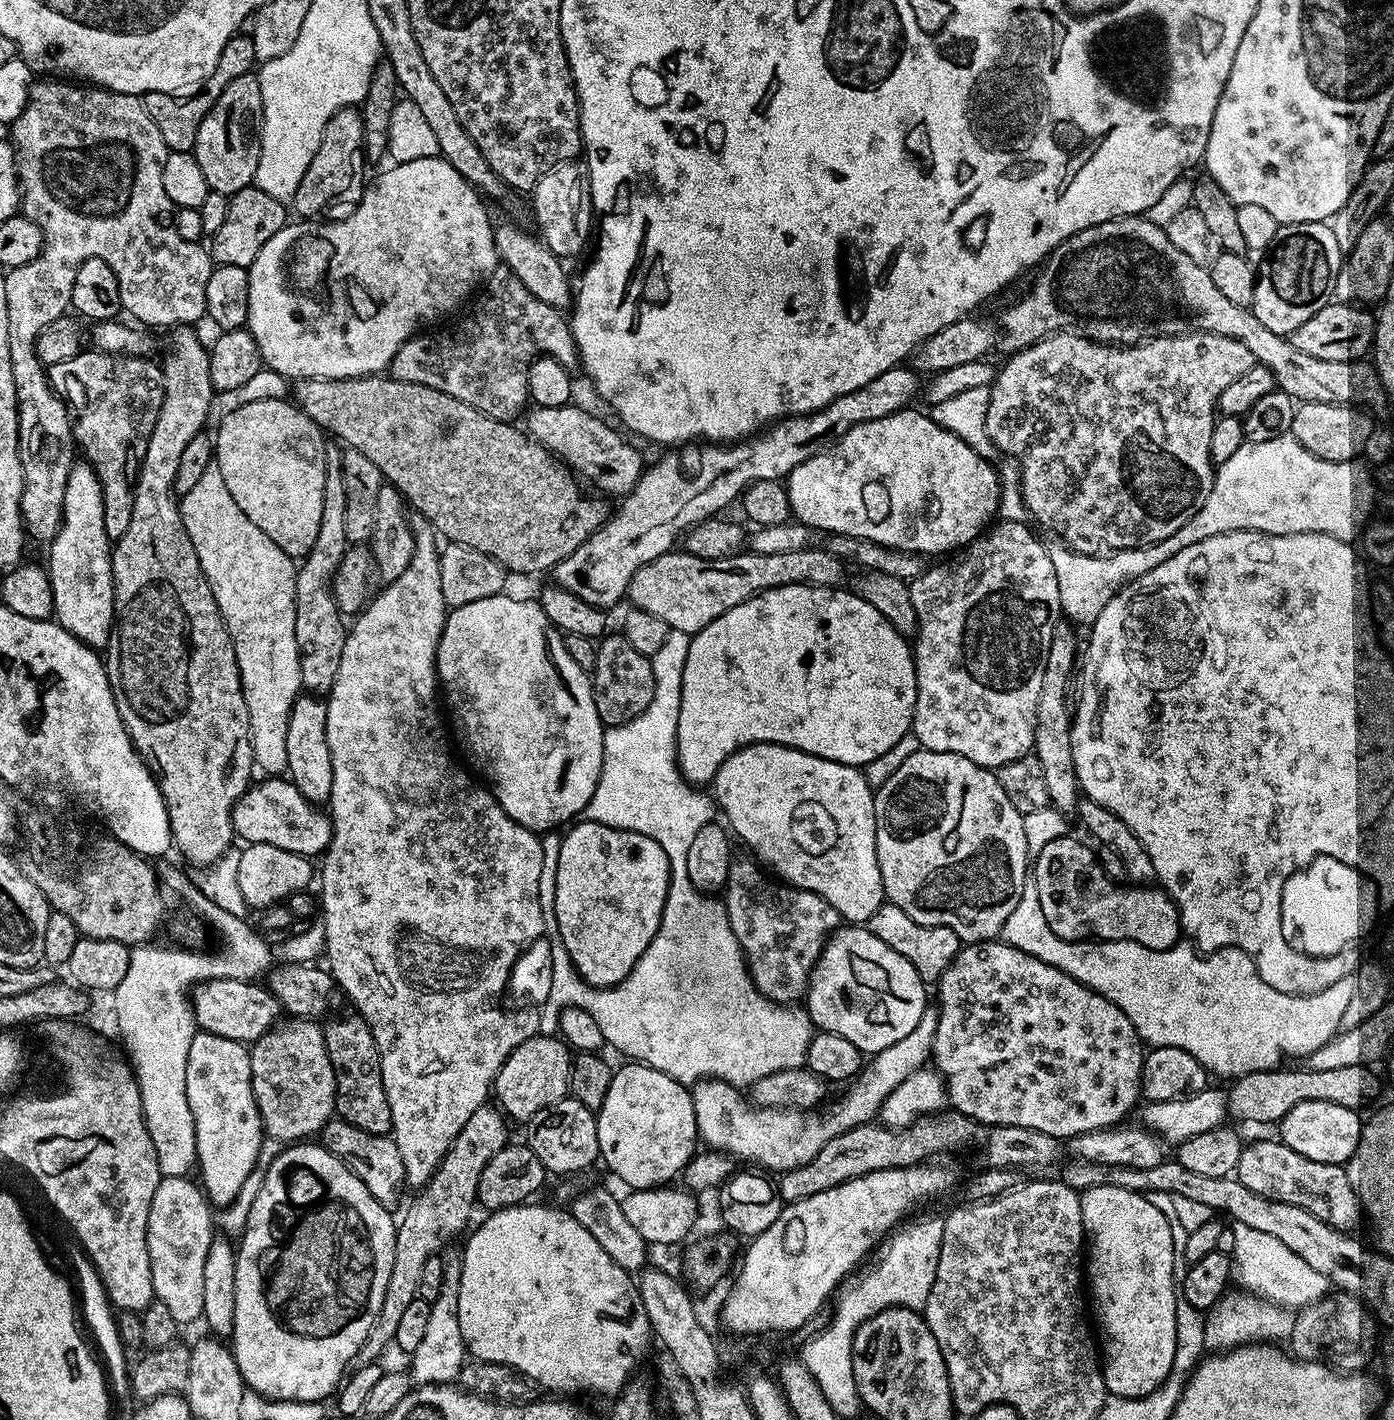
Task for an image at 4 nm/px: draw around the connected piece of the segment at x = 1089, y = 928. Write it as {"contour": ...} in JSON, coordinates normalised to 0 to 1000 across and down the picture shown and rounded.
{"contour":[[[767,587],[749,596],[742,605],[747,644],[763,662],[810,662],[825,669],[841,668],[848,659],[844,636],[831,624],[804,624],[793,615],[786,599]]]}

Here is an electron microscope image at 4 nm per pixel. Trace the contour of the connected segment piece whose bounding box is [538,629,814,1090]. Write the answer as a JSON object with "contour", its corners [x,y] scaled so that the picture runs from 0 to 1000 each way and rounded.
{"contour":[[[480,443],[474,457],[466,463],[469,472],[469,492],[466,497],[458,503],[458,506],[434,515],[433,533],[429,554],[418,573],[420,577],[428,577],[430,580],[439,580],[441,583],[463,587],[469,590],[475,599],[478,599],[478,604],[481,607],[481,621],[473,651],[466,666],[463,666],[461,675],[458,675],[455,683],[452,683],[446,692],[439,696],[424,696],[413,685],[413,681],[405,672],[397,644],[399,613],[398,611],[392,610],[386,621],[386,630],[390,647],[390,659],[395,663],[397,675],[397,694],[393,704],[387,711],[387,727],[396,728],[400,726],[403,711],[417,710],[423,714],[423,717],[426,717],[426,720],[429,720],[434,736],[437,739],[443,738],[446,743],[451,744],[448,745],[451,747],[466,749],[469,754],[491,765],[500,763],[501,761],[520,761],[527,766],[534,768],[544,762],[544,759],[555,756],[555,754],[577,751],[584,722],[580,715],[579,709],[557,707],[542,696],[537,685],[537,680],[534,677],[534,670],[531,668],[529,661],[527,661],[519,633],[501,628],[495,621],[495,615],[492,615],[492,601],[495,601],[495,593],[504,582],[509,580],[508,568],[512,566],[511,561],[507,557],[494,552],[489,546],[488,539],[485,537],[485,512],[489,492],[489,474],[495,451],[494,446]]]}

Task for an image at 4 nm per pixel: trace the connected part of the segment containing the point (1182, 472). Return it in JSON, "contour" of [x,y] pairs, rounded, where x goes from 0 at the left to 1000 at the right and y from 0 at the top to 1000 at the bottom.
{"contour":[[[761,232],[742,239],[740,244],[734,245],[732,248],[725,249],[721,254],[723,254],[720,260],[718,258],[715,261],[714,267],[710,271],[710,286],[707,289],[706,301],[707,306],[717,319],[732,327],[732,347],[737,363],[741,363],[750,374],[755,375],[758,381],[780,392],[793,392],[796,389],[834,382],[839,379],[842,373],[848,373],[855,363],[865,356],[865,351],[868,351],[872,336],[872,330],[868,323],[868,307],[871,306],[874,295],[875,278],[879,272],[882,272],[882,269],[894,263],[894,261],[897,261],[900,256],[897,246],[891,241],[870,234],[828,237],[811,244],[801,244],[791,242],[788,239],[782,239],[775,235],[771,237],[769,232]]]}

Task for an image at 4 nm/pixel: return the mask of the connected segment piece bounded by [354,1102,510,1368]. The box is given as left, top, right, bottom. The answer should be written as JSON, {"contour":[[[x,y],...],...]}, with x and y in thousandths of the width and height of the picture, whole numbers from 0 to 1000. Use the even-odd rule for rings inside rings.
{"contour":[[[349,776],[343,782],[340,782],[340,785],[337,785],[337,787],[334,789],[334,793],[331,793],[331,796],[329,796],[329,801],[326,801],[323,810],[320,810],[317,818],[313,822],[313,826],[308,829],[303,838],[296,842],[298,843],[296,844],[296,849],[291,852],[290,857],[286,857],[284,863],[284,874],[283,875],[283,892],[280,892],[280,903],[277,903],[277,911],[274,911],[274,923],[271,923],[271,928],[268,931],[268,934],[265,934],[265,939],[263,939],[263,945],[260,945],[255,954],[254,958],[255,963],[270,960],[273,957],[272,955],[278,951],[278,946],[280,949],[280,947],[283,944],[286,930],[288,929],[288,925],[294,920],[294,917],[297,917],[300,914],[298,909],[300,908],[300,902],[303,901],[303,894],[306,886],[313,884],[316,881],[316,878],[324,870],[331,867],[333,864],[334,864],[334,865],[336,864],[336,858],[339,856],[339,850],[341,851],[343,848],[341,844],[343,830],[346,830],[346,824],[349,824],[349,818],[352,818],[352,815],[354,815],[354,813],[357,813],[357,810],[360,810],[366,805],[364,794],[366,794],[365,789],[358,780]]]}

